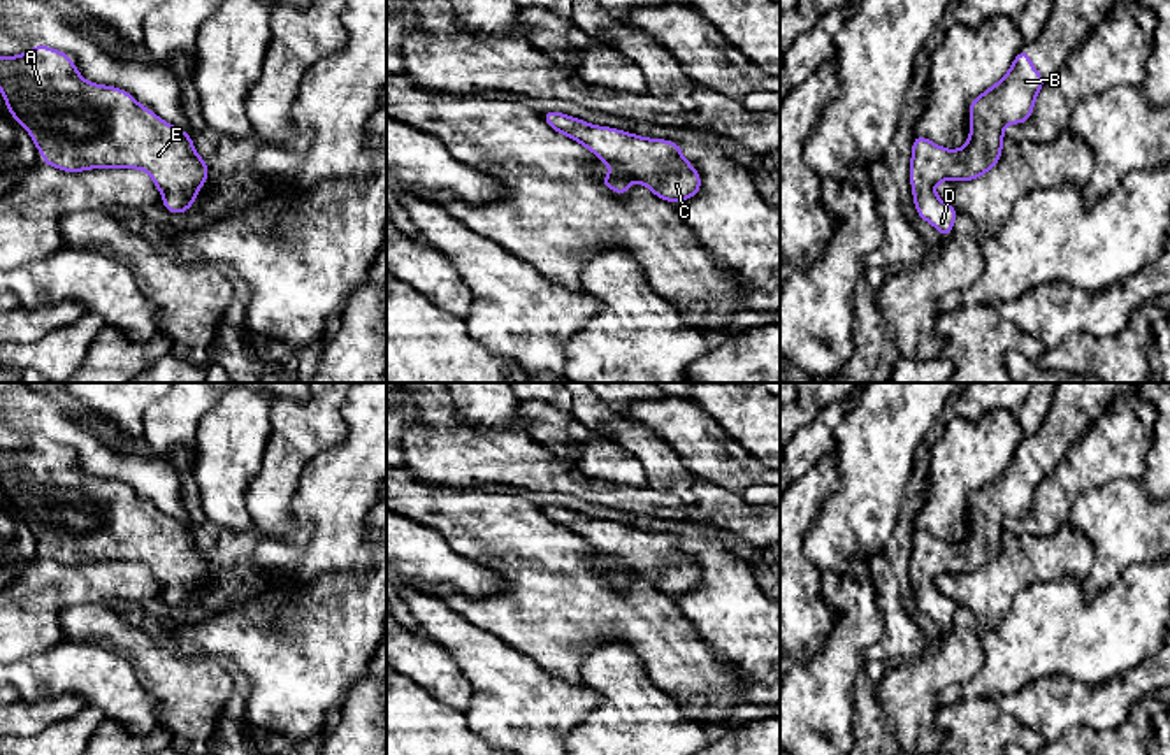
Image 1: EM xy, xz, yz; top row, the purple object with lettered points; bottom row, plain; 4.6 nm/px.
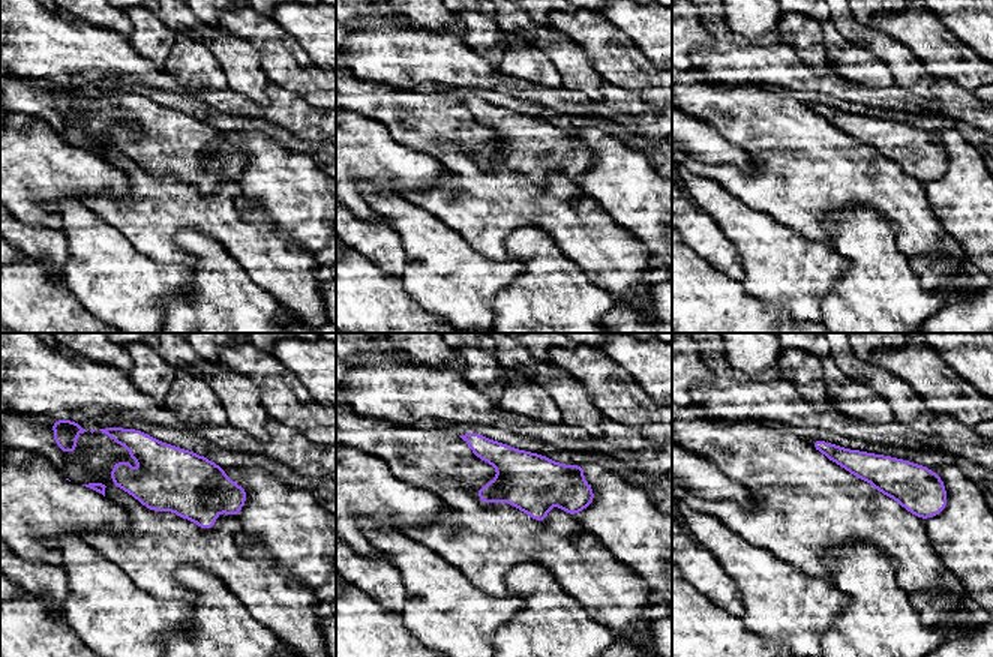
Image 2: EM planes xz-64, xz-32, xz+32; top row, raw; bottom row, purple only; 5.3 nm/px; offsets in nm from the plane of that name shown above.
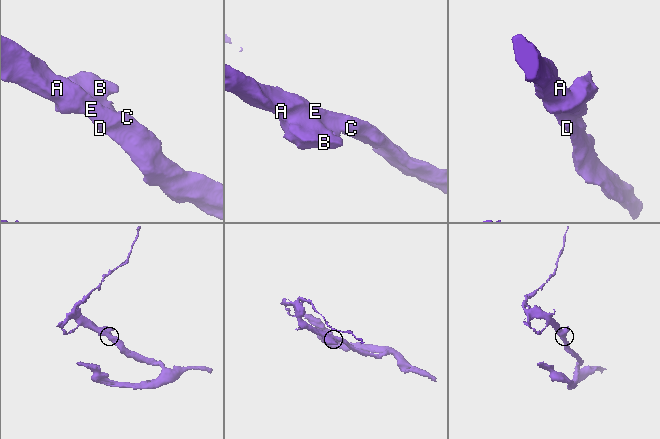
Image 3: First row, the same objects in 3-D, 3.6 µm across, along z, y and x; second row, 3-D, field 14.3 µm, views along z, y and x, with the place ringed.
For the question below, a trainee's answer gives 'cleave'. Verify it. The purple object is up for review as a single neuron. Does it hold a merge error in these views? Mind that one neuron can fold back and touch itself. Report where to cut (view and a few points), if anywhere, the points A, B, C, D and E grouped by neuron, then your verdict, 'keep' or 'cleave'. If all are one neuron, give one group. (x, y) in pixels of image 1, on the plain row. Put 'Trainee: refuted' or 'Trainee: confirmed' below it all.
no cut; A B C D E; keep
Trainee: refuted

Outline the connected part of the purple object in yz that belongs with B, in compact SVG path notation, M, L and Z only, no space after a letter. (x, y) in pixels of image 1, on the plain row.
M1022 441L1014 451L1010 464L994 479L970 495L970 532L963 541L950 544L915 527L910 551L914 597L917 609L931 616L943 632L950 630L959 604L945 597L933 581L940 574L973 574L994 562L1001 551L1005 520L1008 516L1026 518L1044 478L1045 472L1031 457L1026 441Z

